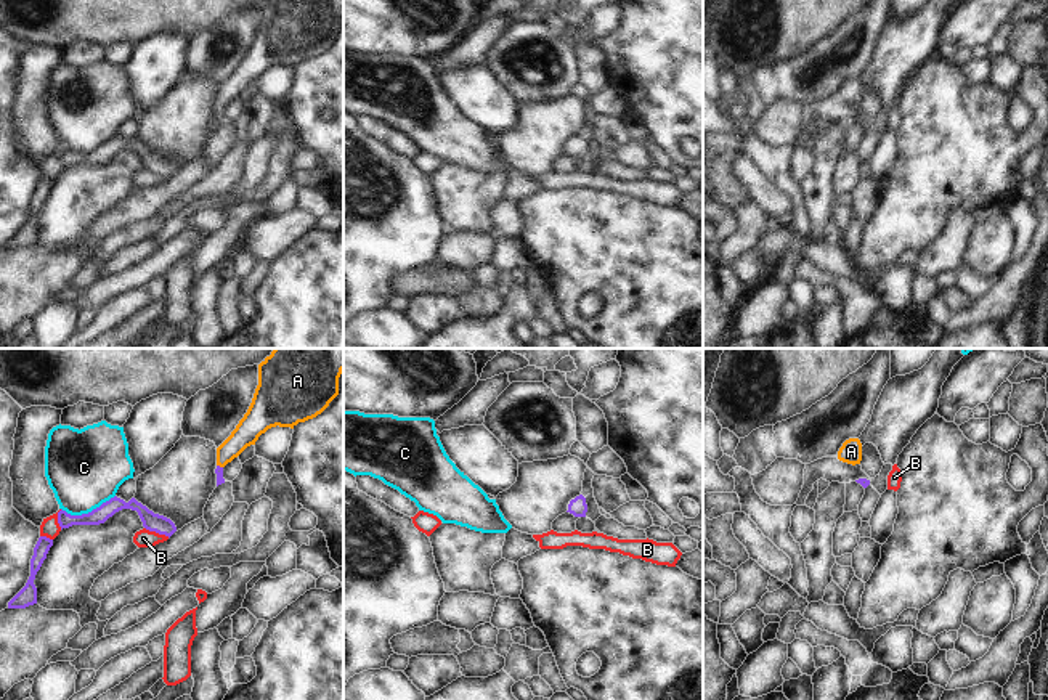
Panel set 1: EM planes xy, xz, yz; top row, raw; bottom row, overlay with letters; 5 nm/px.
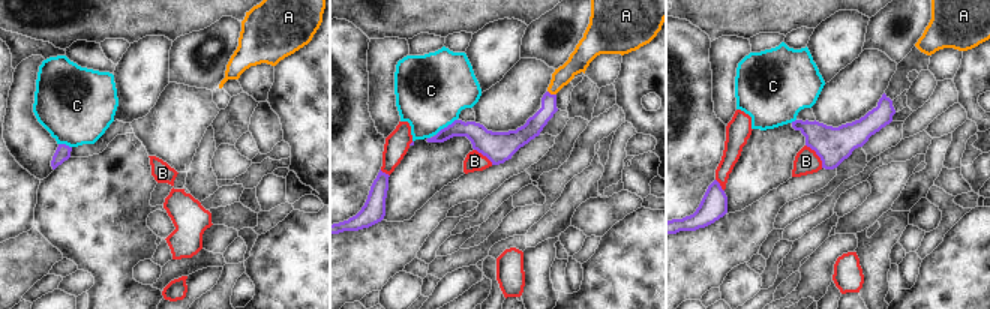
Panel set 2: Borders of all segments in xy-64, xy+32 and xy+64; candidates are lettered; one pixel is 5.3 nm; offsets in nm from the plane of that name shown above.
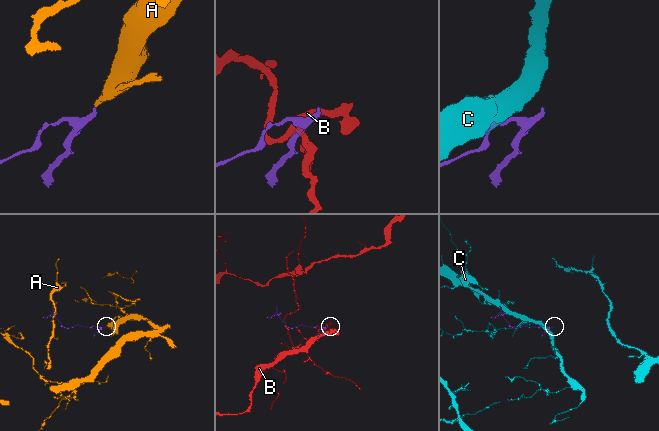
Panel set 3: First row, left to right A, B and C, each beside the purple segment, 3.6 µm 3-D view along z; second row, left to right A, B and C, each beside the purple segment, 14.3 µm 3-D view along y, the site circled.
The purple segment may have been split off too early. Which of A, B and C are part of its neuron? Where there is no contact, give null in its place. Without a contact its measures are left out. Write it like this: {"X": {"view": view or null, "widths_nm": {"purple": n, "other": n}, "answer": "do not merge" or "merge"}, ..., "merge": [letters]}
{"A": {"view": "xy", "widths_nm": {"purple": 50, "other": 120}, "answer": "merge"}, "B": {"view": "xy", "widths_nm": {"purple": 90, "other": 90}, "answer": "do not merge"}, "C": {"view": "xy", "widths_nm": {"purple": 80, "other": 380}, "answer": "do not merge"}, "merge": ["A"]}

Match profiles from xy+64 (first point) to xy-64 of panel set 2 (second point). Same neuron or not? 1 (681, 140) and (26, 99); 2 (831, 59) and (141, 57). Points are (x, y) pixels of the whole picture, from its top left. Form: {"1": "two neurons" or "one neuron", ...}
{"1": "two neurons", "2": "one neuron"}

